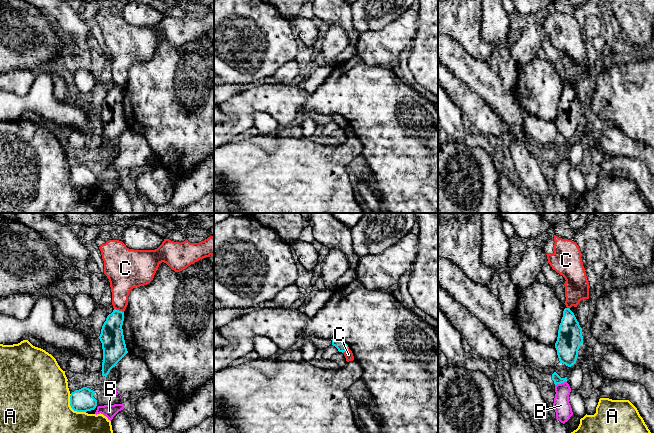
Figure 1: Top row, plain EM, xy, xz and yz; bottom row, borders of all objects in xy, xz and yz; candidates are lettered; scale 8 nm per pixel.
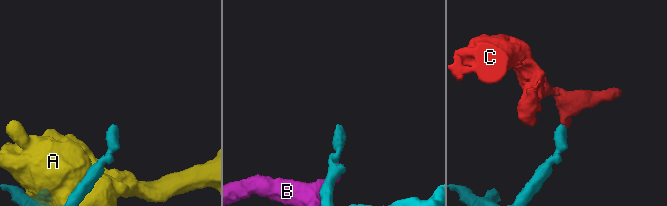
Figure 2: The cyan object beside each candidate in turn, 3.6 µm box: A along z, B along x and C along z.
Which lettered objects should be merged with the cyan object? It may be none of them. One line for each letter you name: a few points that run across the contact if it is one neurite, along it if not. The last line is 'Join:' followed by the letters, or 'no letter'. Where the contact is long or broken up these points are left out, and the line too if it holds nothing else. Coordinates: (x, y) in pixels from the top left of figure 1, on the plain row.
Join: no letter

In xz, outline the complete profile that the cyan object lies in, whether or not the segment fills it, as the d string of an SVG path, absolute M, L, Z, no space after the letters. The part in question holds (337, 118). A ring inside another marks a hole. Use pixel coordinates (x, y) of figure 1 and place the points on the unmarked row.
M333 114L332 121L335 122L339 128L345 128L349 123L348 121L340 114Z

